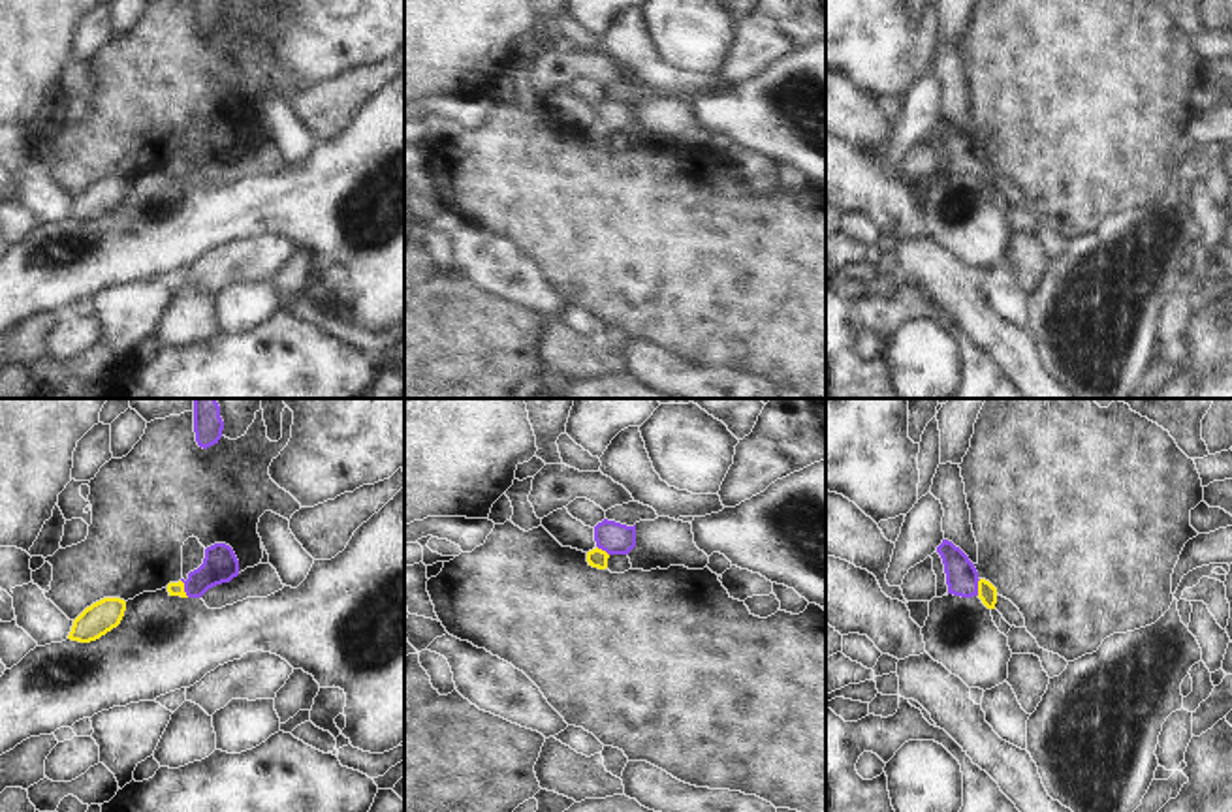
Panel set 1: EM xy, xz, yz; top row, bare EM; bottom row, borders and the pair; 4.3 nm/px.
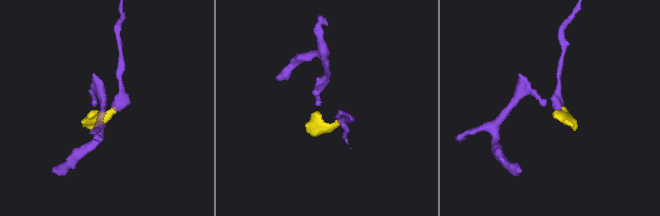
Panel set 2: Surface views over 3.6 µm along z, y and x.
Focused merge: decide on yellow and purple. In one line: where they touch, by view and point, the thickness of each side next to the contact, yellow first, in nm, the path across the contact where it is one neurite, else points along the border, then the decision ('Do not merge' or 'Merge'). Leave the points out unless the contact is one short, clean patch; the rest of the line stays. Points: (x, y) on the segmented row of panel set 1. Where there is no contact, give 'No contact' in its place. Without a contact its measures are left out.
Touches yellow at xy (183, 589). Thickness 60 nm (yellow) against 150 nm. Path across: xy (175, 589), (183, 589), (194, 587), (221, 564). Merge

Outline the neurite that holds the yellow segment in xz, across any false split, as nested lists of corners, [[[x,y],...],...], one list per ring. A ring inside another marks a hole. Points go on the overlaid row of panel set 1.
[[[604,519],[594,526],[596,547],[587,553],[587,562],[592,568],[606,570],[611,554],[628,554],[636,547],[636,524],[626,526]]]

